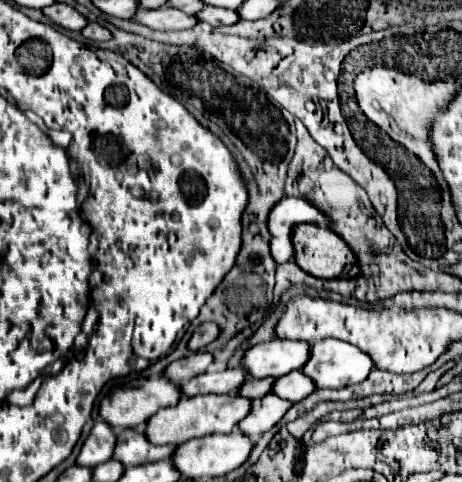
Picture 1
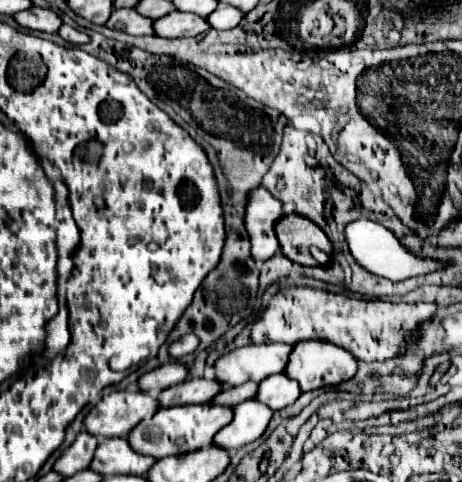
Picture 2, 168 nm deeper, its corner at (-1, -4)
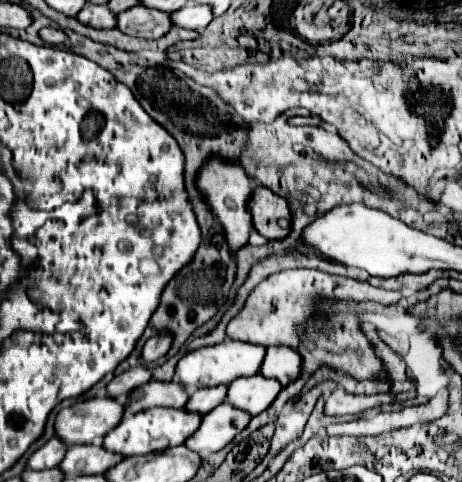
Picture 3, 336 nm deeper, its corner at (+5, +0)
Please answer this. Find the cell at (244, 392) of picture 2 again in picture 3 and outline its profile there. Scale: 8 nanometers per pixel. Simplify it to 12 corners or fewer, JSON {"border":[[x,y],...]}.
{"border":[[227,386],[191,394],[189,412],[207,414],[227,396]]}

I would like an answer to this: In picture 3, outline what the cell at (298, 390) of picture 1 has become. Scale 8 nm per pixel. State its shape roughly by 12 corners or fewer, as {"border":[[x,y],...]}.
{"border":[[261,372],[229,384],[227,402],[257,416],[281,382]]}

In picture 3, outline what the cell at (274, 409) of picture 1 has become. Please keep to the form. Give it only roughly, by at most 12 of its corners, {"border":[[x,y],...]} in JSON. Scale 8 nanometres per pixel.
{"border":[[219,404],[185,442],[209,456],[225,448],[251,414]]}

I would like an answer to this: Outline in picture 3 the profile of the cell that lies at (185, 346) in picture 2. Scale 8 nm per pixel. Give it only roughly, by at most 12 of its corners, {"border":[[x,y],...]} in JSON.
{"border":[[169,332],[149,338],[143,346],[143,362],[159,360],[171,350]]}

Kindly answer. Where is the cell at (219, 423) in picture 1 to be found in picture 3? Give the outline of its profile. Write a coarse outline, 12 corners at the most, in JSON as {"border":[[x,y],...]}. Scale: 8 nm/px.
{"border":[[177,408],[129,414],[105,436],[123,456],[181,446],[203,414]]}

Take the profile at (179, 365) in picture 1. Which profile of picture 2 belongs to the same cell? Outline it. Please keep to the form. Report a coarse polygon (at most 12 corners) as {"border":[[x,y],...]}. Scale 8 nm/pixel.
{"border":[[169,362],[139,378],[149,396],[187,380],[187,366]]}

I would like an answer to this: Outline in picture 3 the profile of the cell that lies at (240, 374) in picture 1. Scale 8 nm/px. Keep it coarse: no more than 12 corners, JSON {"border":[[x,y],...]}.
{"border":[[151,380],[135,388],[127,410],[167,406],[185,408],[189,400],[181,382]]}

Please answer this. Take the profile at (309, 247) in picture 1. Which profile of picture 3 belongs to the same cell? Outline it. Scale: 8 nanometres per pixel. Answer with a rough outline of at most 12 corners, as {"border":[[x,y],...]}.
{"border":[[257,186],[249,202],[255,230],[267,240],[291,232],[289,204]]}

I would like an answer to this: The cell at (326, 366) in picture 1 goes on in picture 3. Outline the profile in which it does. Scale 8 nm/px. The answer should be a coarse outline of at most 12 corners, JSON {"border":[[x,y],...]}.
{"border":[[289,346],[267,348],[261,372],[283,386],[301,376],[303,358]]}

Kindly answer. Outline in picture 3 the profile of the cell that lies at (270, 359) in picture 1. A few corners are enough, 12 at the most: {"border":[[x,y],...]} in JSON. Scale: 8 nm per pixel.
{"border":[[235,342],[185,354],[177,376],[191,388],[257,374],[265,346]]}

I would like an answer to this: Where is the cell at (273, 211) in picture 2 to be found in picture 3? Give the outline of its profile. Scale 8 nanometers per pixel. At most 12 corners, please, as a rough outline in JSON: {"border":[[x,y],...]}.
{"border":[[209,160],[197,178],[229,248],[249,244],[253,186],[243,166]]}

